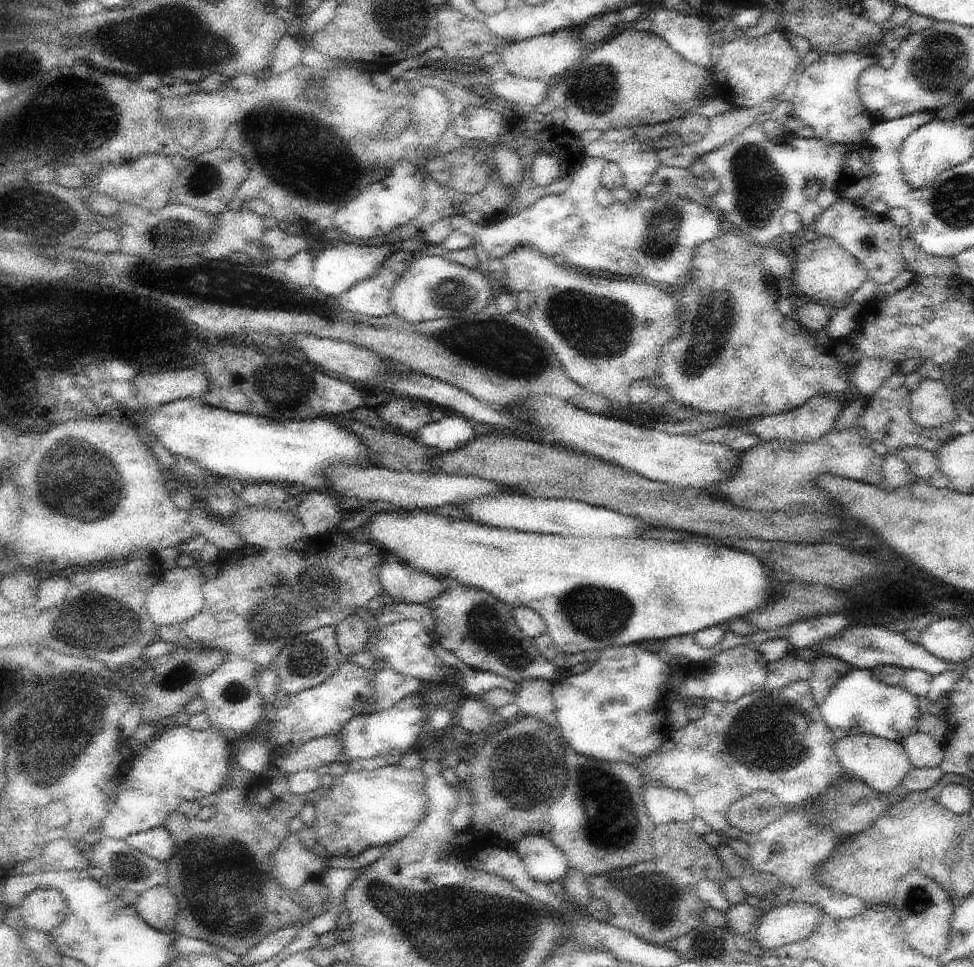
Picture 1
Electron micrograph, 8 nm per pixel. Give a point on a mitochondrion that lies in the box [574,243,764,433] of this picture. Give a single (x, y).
(713, 328)

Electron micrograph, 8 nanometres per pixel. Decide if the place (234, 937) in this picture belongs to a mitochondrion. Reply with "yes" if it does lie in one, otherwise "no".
no

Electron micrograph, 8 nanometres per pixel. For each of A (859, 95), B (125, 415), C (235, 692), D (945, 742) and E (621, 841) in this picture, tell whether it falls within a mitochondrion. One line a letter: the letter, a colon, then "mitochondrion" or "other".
A: other
B: other
C: mitochondrion
D: other
E: mitochondrion

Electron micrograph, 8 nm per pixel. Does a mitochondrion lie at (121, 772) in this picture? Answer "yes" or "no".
no

